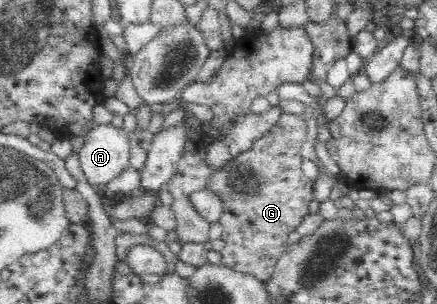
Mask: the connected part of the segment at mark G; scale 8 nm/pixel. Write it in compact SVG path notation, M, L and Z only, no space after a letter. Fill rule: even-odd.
M281 113L278 122L257 144L246 150L241 150L225 163L218 165L212 171L207 187L214 192L223 204L223 213L219 218L222 233L220 239L224 240L224 248L220 251L220 266L229 268L234 272L253 276L260 282L268 282L278 259L289 250L288 236L300 226L302 218L310 214L308 204L314 200L315 182L304 176L301 170L300 147L306 142L307 122L300 114Z

